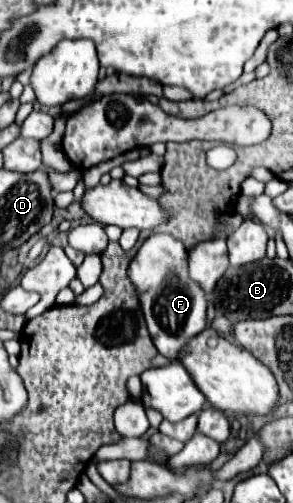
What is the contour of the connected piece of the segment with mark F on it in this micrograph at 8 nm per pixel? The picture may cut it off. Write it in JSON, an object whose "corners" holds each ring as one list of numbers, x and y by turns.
{"corners":[[165,233,151,235,129,265,129,279,139,291,145,321,157,351,169,361,179,361,189,341,207,327,207,299,201,287,187,275,187,251,183,243]]}

